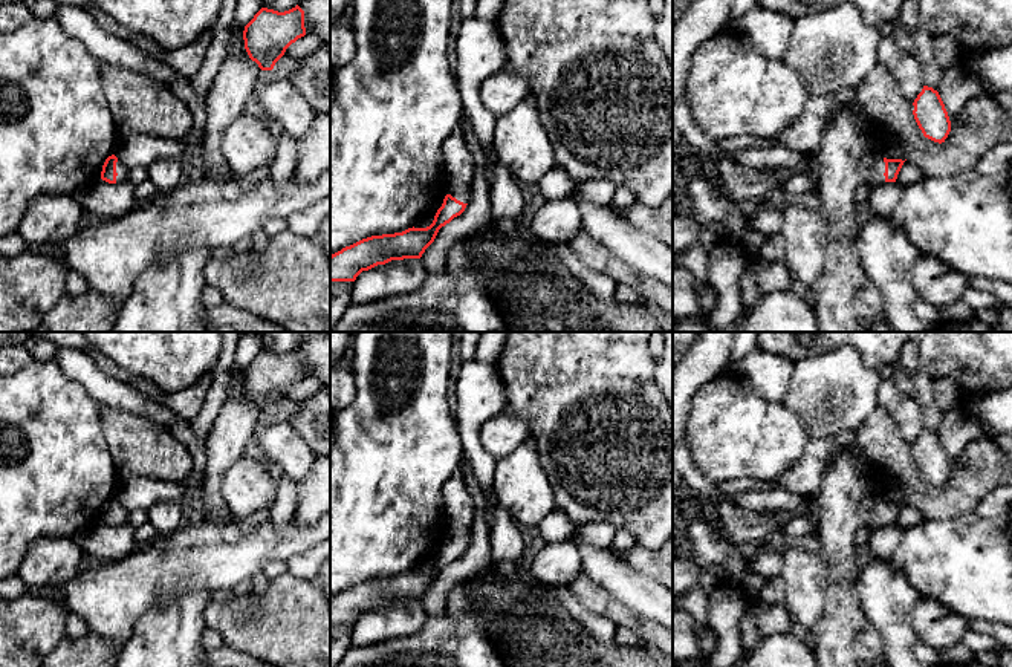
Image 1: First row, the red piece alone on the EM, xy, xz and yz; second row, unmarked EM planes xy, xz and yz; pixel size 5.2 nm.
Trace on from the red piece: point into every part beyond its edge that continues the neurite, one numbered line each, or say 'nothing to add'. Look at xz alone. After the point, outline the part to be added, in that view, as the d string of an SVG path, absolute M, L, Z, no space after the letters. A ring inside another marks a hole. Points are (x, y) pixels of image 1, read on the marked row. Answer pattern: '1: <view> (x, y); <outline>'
1: xz (459, 167); M449 135L442 145L442 155L445 159L445 187L448 194L463 203L469 203L474 161L463 135Z

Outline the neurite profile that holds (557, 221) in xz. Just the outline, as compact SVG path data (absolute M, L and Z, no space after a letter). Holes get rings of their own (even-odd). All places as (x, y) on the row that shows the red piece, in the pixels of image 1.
M575 197L543 200L527 228L538 242L569 243L581 231L581 213Z

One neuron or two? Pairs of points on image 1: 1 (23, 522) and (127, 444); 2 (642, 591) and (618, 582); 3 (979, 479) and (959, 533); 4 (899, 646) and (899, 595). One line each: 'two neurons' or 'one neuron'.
1: two neurons
2: one neuron
3: two neurons
4: one neuron

